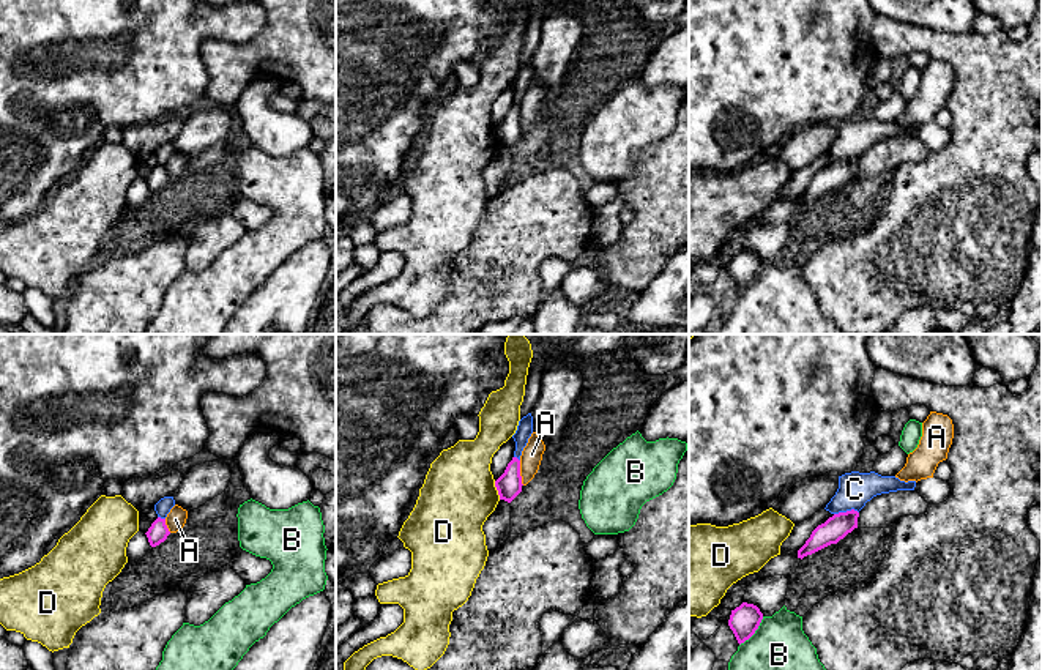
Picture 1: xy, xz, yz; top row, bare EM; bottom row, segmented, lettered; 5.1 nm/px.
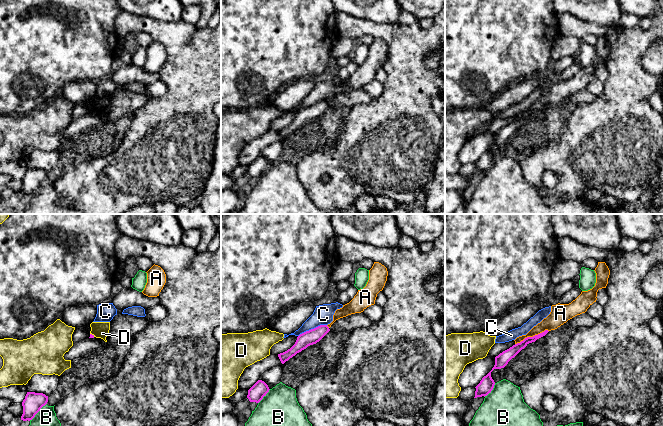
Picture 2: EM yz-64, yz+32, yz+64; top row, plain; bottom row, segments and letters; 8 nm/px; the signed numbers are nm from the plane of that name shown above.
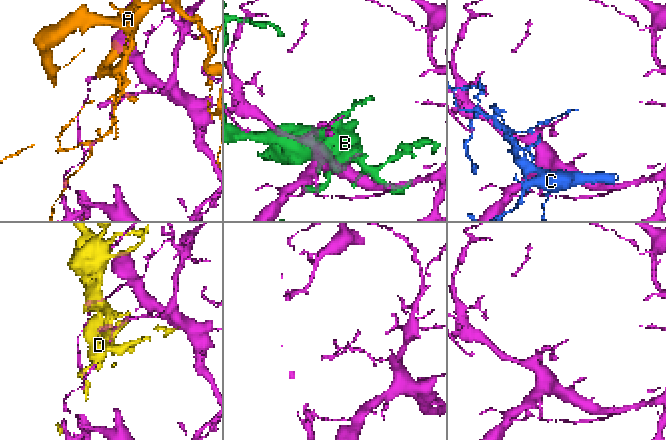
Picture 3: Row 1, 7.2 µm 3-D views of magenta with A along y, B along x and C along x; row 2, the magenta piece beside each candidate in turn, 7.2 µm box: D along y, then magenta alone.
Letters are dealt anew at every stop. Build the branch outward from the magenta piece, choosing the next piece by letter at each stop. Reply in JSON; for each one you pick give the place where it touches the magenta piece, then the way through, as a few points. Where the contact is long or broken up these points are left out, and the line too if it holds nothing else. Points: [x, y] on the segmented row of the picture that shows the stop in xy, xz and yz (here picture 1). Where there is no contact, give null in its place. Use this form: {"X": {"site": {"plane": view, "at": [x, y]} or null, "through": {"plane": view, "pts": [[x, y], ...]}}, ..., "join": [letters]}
{"join": []}

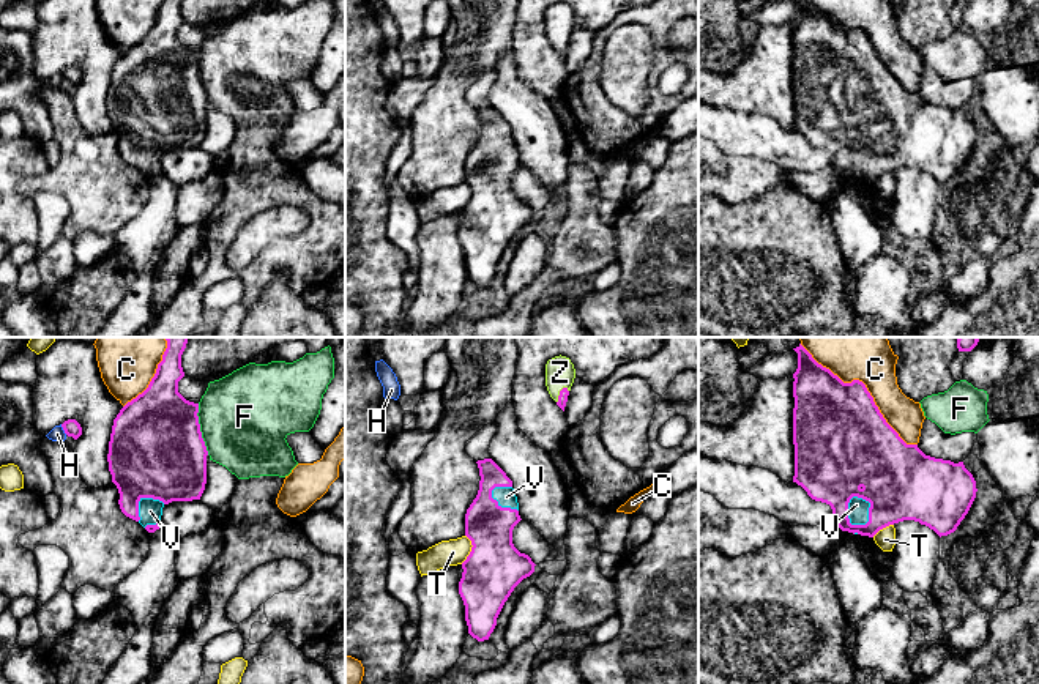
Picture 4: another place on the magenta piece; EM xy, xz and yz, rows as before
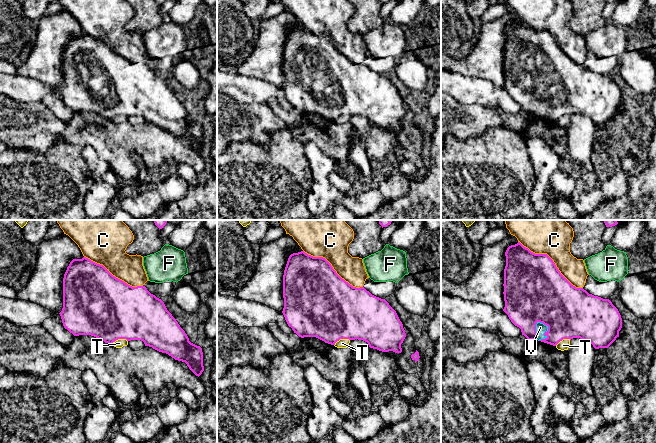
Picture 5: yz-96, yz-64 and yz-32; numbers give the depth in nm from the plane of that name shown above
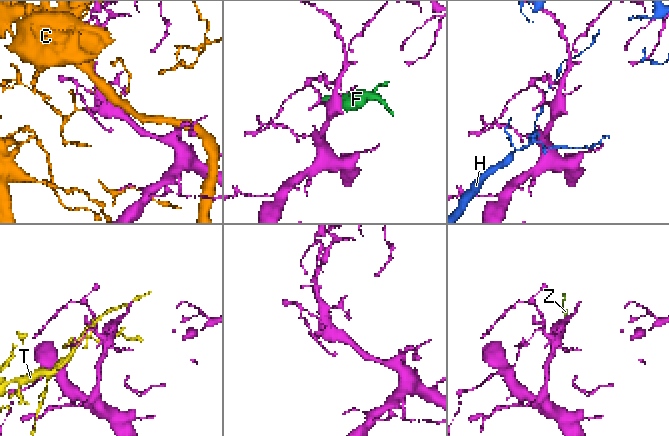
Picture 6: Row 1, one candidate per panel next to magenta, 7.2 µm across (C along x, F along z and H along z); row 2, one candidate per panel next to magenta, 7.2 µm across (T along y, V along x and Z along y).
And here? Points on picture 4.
{"V": {"site": {"plane": "yz", "at": [871, 506]}, "through": {"plane": "yz", "pts": [[901, 483], [880, 503], [871, 506], [858, 509]]}}, "Z": {"site": {"plane": "xz", "at": [560, 394]}, "through": {"plane": "xz", "pts": [[563, 394], [560, 394], [560, 372]]}}, "join": ["V", "Z"]}

